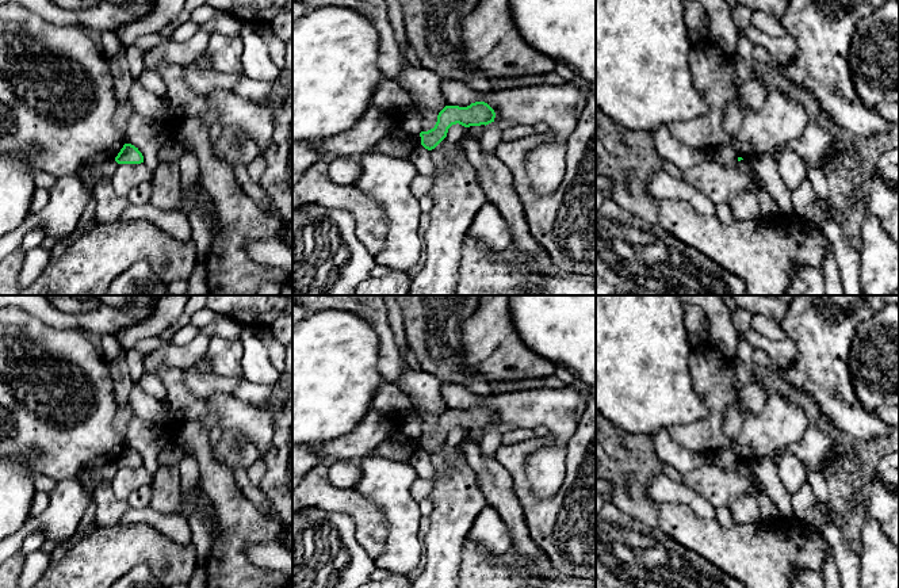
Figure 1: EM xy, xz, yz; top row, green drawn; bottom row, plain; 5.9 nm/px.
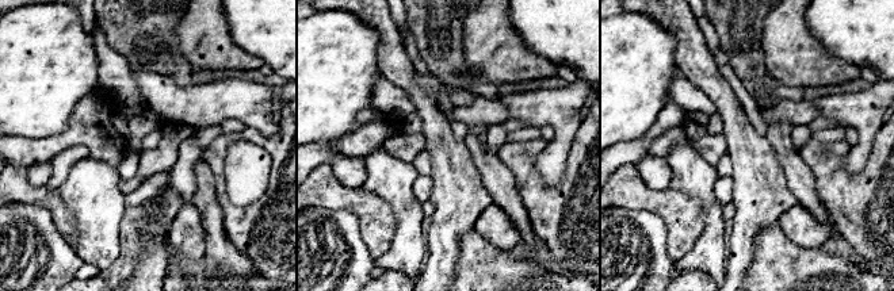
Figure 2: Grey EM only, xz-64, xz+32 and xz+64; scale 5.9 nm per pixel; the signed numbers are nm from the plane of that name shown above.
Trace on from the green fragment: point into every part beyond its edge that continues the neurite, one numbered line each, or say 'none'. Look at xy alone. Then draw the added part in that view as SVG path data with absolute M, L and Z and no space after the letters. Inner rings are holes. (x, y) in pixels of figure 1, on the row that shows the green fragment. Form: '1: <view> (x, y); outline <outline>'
none

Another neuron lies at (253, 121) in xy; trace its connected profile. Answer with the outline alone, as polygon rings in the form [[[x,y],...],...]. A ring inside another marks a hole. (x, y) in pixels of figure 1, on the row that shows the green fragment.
[[[233,92],[211,93],[207,110],[198,115],[206,126],[218,121],[232,127],[245,140],[267,145],[272,137],[272,114],[265,103],[245,100]]]

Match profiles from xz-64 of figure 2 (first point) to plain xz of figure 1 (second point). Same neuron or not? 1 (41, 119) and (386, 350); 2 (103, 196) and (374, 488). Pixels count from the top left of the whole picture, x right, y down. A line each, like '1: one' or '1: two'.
1: two
2: one

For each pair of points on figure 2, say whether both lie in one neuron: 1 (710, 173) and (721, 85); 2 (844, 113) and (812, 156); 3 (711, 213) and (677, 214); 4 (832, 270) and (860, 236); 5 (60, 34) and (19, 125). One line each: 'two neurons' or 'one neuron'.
1: two neurons
2: two neurons
3: two neurons
4: two neurons
5: one neuron

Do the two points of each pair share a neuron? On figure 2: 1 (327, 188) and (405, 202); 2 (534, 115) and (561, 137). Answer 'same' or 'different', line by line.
1: different
2: same

